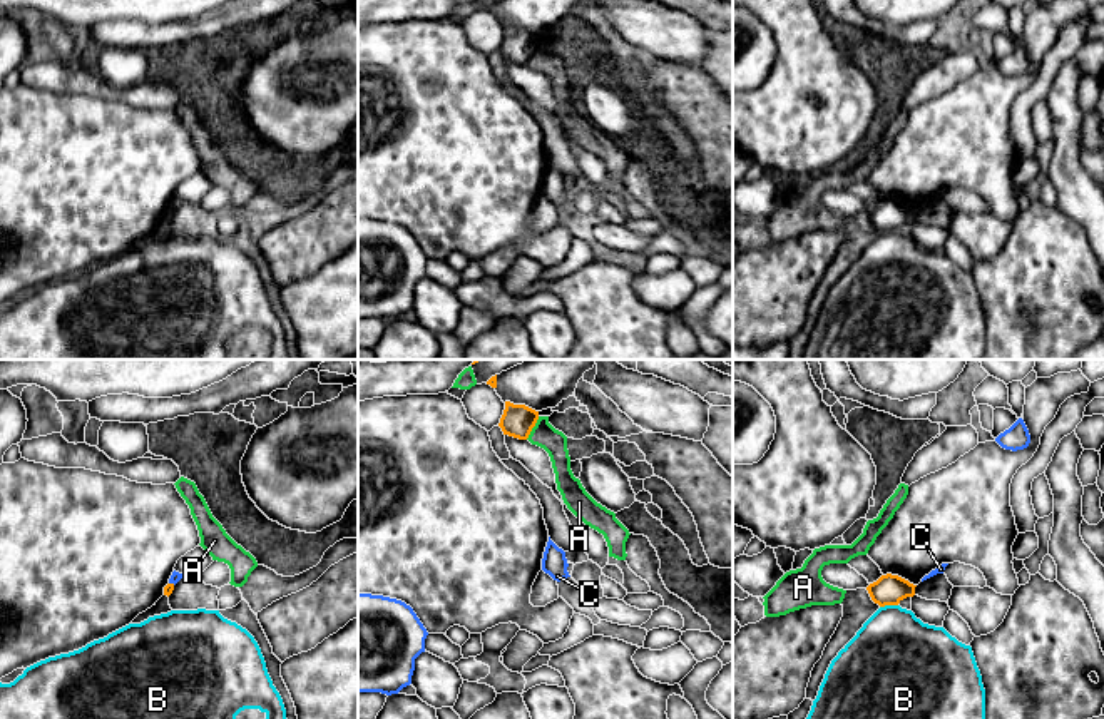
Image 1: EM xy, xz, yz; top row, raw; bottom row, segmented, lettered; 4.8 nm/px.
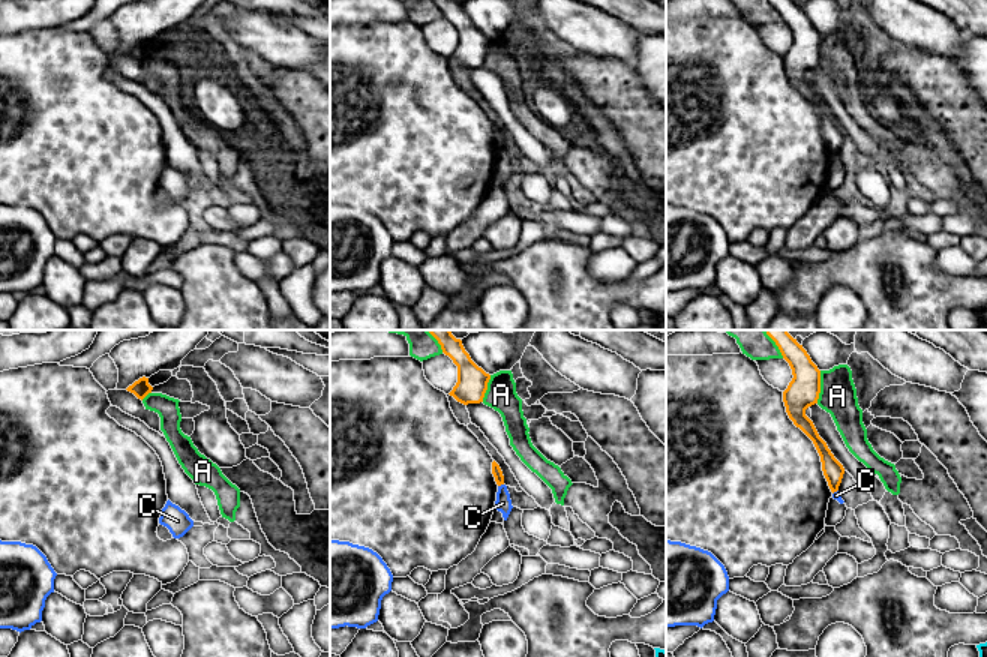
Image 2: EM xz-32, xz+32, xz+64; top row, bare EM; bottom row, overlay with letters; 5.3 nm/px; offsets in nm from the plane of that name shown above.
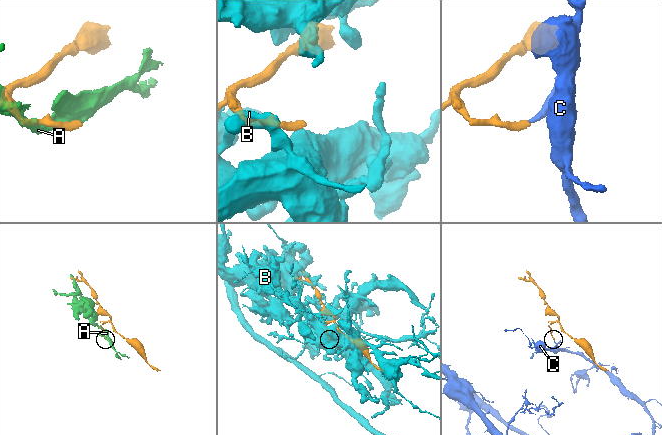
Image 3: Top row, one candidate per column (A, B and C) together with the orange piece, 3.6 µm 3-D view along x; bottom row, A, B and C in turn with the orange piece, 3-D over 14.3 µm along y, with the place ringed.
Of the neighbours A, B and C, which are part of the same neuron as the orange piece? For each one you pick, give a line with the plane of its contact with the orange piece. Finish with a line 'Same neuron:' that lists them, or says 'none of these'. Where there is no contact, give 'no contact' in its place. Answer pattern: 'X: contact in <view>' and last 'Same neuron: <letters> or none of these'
Same neuron: none of these

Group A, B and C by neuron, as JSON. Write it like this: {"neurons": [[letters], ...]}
{"neurons": [["A"], ["B"], ["C"]]}

